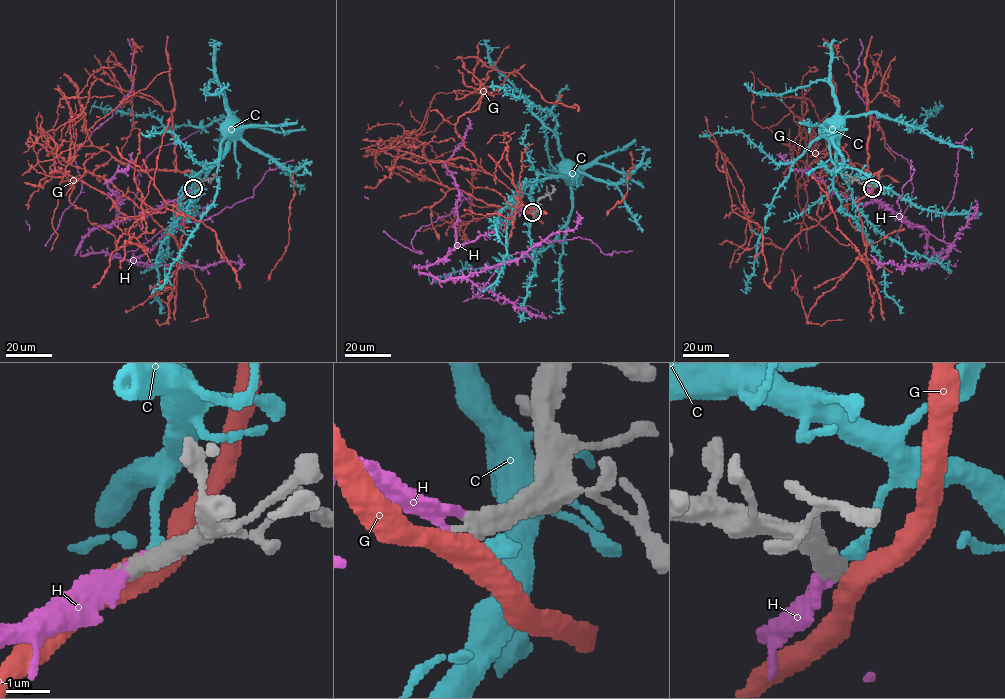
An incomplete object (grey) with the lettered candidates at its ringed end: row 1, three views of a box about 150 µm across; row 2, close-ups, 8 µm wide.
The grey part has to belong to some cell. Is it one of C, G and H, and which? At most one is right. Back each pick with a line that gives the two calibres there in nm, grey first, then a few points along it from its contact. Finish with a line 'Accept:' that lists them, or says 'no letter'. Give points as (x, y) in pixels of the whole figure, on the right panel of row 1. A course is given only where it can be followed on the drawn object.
H: calibres 500 and 320 nm; course (872, 188), (944, 258), (947, 243), (900, 220), (910, 160)
Accept: H

